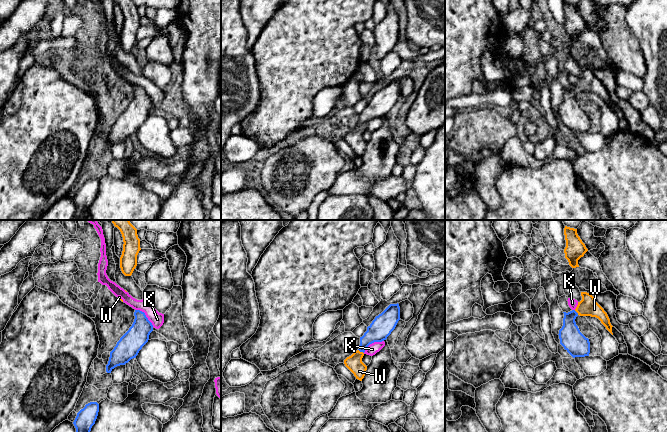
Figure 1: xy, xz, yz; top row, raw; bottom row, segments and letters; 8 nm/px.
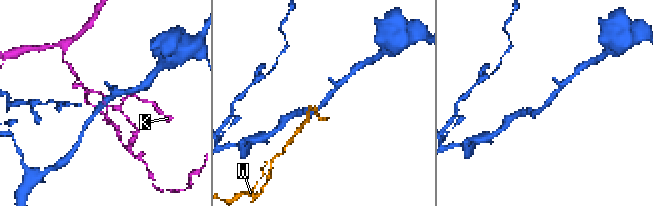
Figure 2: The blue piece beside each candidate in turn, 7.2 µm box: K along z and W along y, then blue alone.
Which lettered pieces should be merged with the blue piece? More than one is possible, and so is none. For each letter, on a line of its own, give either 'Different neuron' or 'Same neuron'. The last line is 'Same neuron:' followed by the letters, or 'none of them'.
K: Different neuron
W: Same neuron
Same neuron: W

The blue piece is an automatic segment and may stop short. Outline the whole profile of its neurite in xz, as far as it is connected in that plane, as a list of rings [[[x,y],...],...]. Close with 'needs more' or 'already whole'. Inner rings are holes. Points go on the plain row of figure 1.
[[[390,80],[367,103],[367,107],[360,113],[359,125],[344,136],[345,142],[354,150],[356,155],[362,157],[366,150],[367,142],[362,138],[366,124],[374,118],[386,116],[399,96],[399,80]]]; needs more

